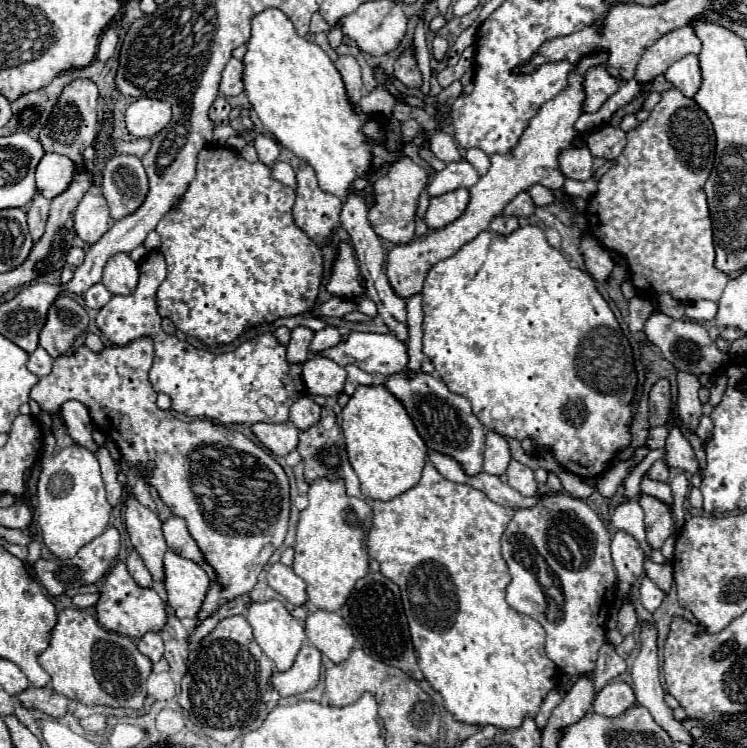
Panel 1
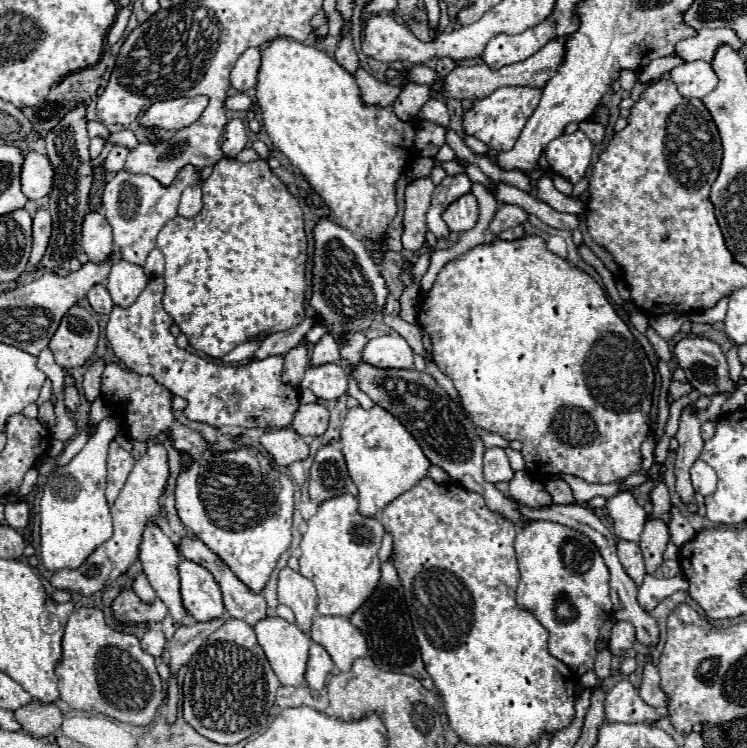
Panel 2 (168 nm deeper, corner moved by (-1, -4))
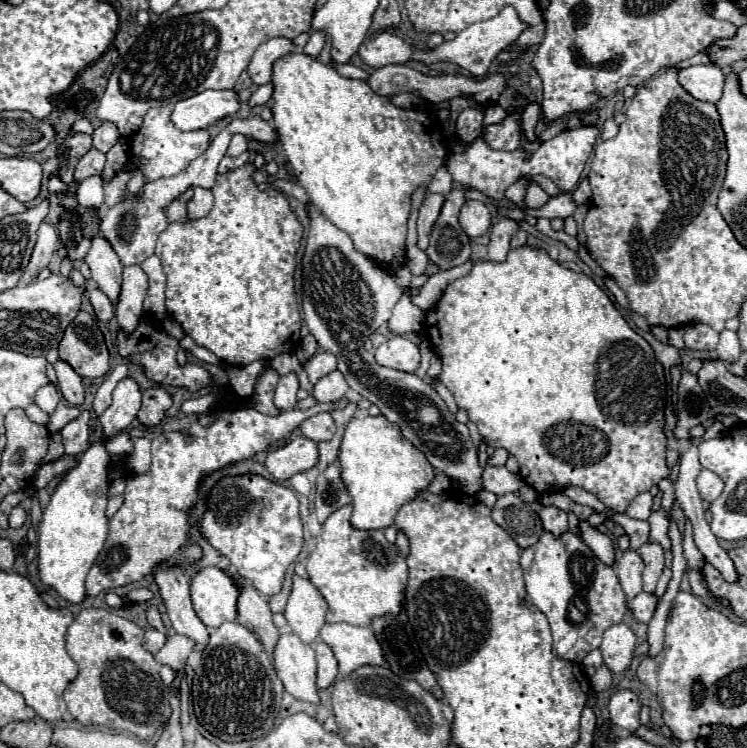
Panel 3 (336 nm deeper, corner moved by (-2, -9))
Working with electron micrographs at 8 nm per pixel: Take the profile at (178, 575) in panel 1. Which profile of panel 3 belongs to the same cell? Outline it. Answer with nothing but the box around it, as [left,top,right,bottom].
[191,567,237,629]

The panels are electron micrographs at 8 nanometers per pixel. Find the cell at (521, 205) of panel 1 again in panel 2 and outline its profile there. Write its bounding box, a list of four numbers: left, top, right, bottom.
[490,204,528,238]

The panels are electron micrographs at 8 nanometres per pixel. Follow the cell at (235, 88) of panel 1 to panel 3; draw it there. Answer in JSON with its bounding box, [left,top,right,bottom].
[247,39,295,85]

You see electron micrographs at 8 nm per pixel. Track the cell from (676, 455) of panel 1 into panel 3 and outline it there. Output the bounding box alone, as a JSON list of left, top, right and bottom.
[697,469,723,501]

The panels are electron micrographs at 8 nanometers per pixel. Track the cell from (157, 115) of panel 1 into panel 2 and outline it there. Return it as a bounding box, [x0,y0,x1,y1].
[140,96,208,130]

